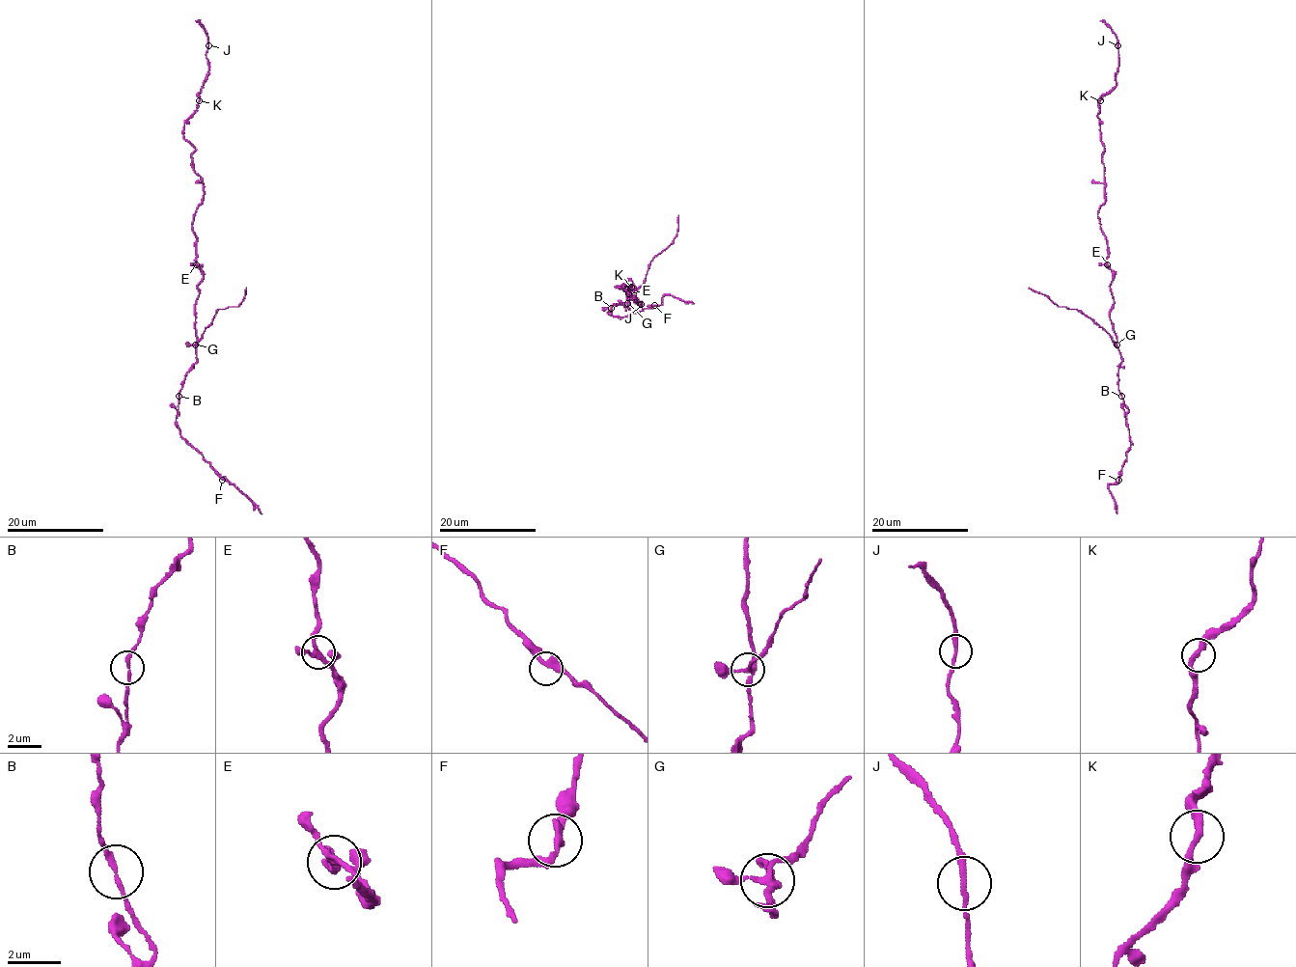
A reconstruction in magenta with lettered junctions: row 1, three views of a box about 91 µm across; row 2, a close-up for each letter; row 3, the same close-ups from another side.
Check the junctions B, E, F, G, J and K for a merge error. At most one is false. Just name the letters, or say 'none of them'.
G

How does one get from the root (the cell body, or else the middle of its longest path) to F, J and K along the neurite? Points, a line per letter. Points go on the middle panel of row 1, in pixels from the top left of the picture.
F: (635, 298), (627, 296), (628, 308), (614, 305), (608, 314), (627, 317), (654, 305)
J: (635, 298), (625, 289), (627, 284), (636, 291), (616, 287), (630, 286), (632, 298), (641, 305)
K: (635, 298), (625, 289), (627, 284), (636, 291), (616, 287), (621, 284), (631, 287)

